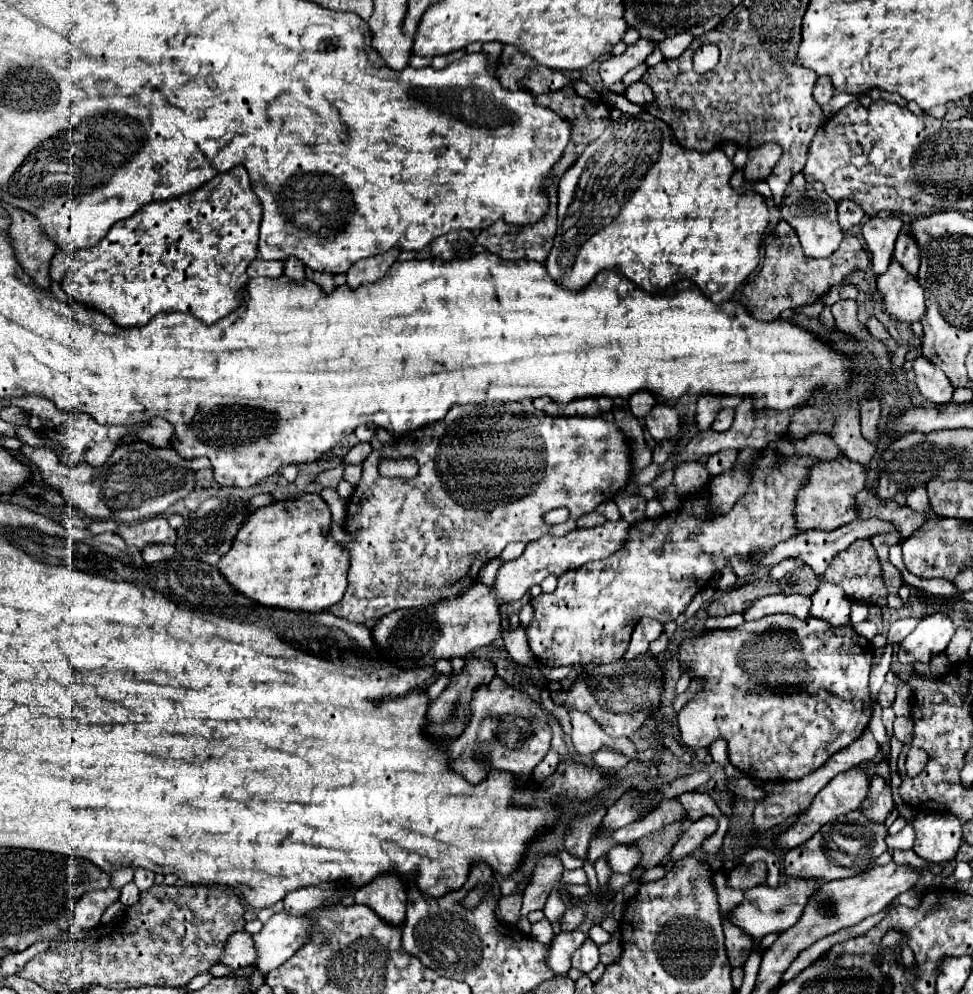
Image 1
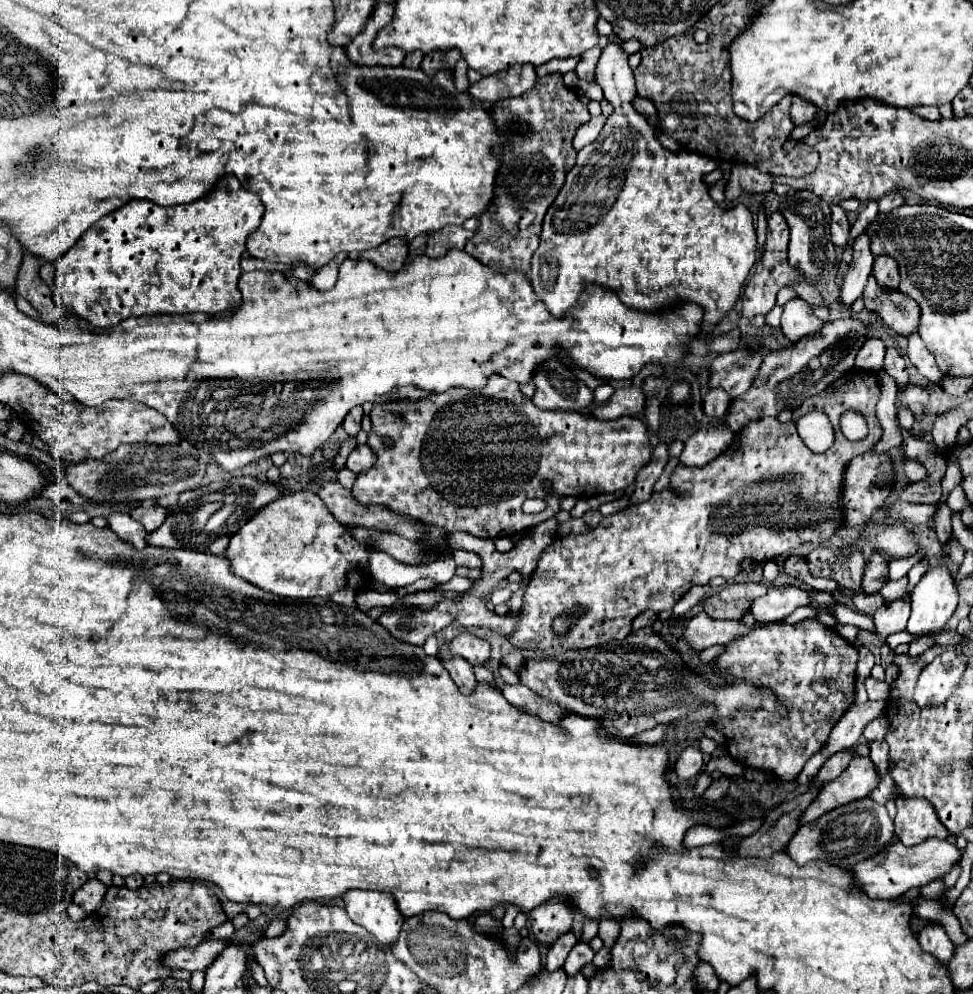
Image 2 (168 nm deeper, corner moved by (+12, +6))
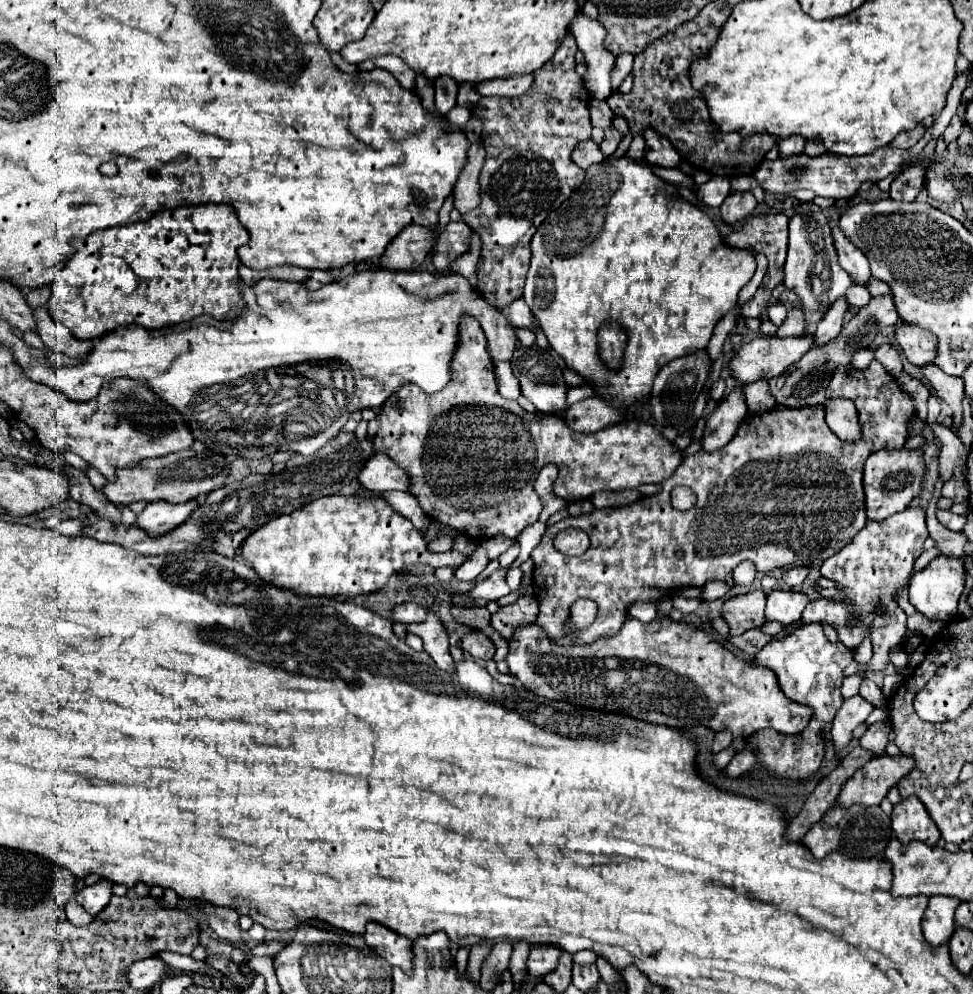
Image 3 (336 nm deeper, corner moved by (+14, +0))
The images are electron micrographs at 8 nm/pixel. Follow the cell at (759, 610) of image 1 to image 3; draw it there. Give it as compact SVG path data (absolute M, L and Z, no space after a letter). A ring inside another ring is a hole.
M774 589L768 593L766 621L778 621L782 625L790 625L802 617L802 611L808 603L810 599L804 593Z

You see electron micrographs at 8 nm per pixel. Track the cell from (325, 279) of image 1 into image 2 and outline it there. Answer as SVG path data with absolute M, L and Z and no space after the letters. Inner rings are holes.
M338 255L336 259L332 259L332 263L328 263L326 267L322 267L322 269L314 275L314 279L312 279L314 287L318 287L318 289L332 289L332 287L336 285L338 267L340 267L342 261L344 261L344 255Z

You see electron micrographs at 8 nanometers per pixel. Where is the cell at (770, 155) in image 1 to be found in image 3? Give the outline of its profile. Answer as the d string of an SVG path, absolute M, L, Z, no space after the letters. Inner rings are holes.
M732 191L732 195L726 197L724 203L720 205L720 213L726 223L742 221L754 209L756 209L756 199L750 191Z

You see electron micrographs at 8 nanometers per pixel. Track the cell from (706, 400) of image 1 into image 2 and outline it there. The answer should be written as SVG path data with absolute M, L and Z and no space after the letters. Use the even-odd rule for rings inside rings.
M744 349L724 353L712 363L710 387L722 387L732 399L738 399L740 395L744 395L744 391L748 391L752 379L756 379L760 363L760 351L756 351L756 355L748 355L748 351Z

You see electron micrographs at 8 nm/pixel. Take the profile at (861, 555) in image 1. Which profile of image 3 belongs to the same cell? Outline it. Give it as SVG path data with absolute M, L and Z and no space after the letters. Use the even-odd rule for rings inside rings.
M750 591L724 601L722 619L730 627L730 635L742 635L748 629L760 627L764 619L766 595L764 591Z

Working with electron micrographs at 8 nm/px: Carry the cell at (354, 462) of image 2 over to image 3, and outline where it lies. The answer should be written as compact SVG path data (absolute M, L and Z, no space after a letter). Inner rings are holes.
M372 455L370 461L366 461L364 469L358 475L358 481L372 491L408 491L408 477L406 473L390 461L386 455Z

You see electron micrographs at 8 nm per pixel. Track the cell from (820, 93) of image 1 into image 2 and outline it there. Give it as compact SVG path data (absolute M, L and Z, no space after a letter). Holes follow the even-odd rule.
M792 99L792 109L790 109L790 115L792 115L792 121L794 121L794 127L798 127L800 123L808 123L814 119L816 115L816 109L812 103L806 103L806 99Z

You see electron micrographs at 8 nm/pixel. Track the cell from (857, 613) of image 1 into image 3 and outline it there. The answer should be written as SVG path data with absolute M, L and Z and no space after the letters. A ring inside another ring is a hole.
M793 567L792 569L785 571L785 573L783 575L783 581L789 587L796 588L796 587L798 587L798 585L796 585L796 583L800 580L799 583L802 584L802 580L804 582L807 574L808 574L808 568L806 568L806 567ZM789 577L791 578L790 582L789 582ZM792 578L793 578L793 580L792 580ZM791 583L793 583L793 584L791 584Z

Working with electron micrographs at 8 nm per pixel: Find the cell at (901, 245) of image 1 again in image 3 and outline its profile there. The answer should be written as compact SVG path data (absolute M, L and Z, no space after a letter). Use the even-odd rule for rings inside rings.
M890 293L886 295L878 295L878 297L872 297L870 303L866 307L862 307L840 331L840 335L836 339L832 339L830 343L826 345L816 345L812 343L810 351L802 355L800 361L796 361L794 365L790 365L782 375L770 379L770 391L774 391L774 399L776 399L776 405L780 407L790 407L790 409L802 409L802 407L812 407L812 405L818 405L818 403L824 403L826 397L824 397L824 391L830 383L830 377L834 373L834 369L838 367L846 367L850 365L850 359L856 351L860 349L866 349L872 345L876 333L882 329L882 327L894 327L896 323L900 323L900 317L896 313L896 307L894 307L894 299Z

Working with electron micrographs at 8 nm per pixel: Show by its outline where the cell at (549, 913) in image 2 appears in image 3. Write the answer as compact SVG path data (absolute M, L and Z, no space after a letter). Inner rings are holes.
M540 943L540 945L532 945L530 947L530 957L528 957L528 973L542 977L544 973L554 971L556 963L558 963L560 951L556 945L550 943Z

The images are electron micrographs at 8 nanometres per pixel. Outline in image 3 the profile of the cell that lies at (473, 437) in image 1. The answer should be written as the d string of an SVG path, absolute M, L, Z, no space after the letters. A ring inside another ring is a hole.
M462 317L460 347L454 355L454 381L434 395L426 395L414 385L404 385L380 407L380 427L374 437L374 453L388 455L406 471L410 479L408 491L418 499L420 507L432 521L452 527L458 533L466 533L476 541L496 535L516 539L542 511L542 503L534 491L534 479L548 463L560 469L558 479L554 481L554 493L564 501L590 499L596 491L624 491L640 487L642 483L662 483L680 465L680 451L676 451L672 443L668 443L660 431L648 423L628 419L586 435L574 433L560 415L524 411L516 401L500 395L492 367L490 355L486 353L486 337L478 321L466 321L466 317Z

